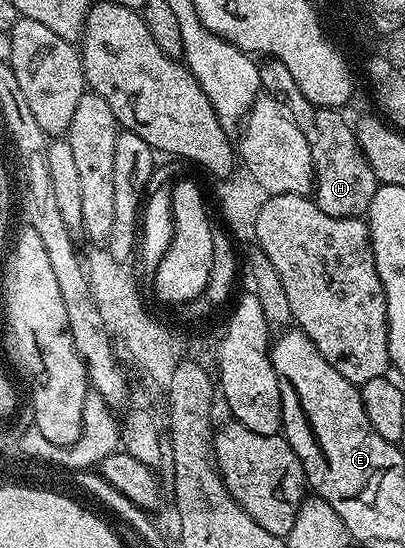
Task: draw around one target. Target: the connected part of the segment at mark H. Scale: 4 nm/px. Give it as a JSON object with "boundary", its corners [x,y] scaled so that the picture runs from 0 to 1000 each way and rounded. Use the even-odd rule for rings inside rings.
{"boundary":[[[684,104],[644,109],[640,122],[644,164],[691,186],[763,261],[778,316],[780,376],[805,385],[805,392],[896,398],[923,363],[933,332],[914,297],[904,297],[904,283],[889,274],[877,234],[864,221],[859,228],[840,199],[807,199],[765,188],[765,181],[736,166],[736,151],[726,151],[726,137],[716,137],[706,115]]]}

